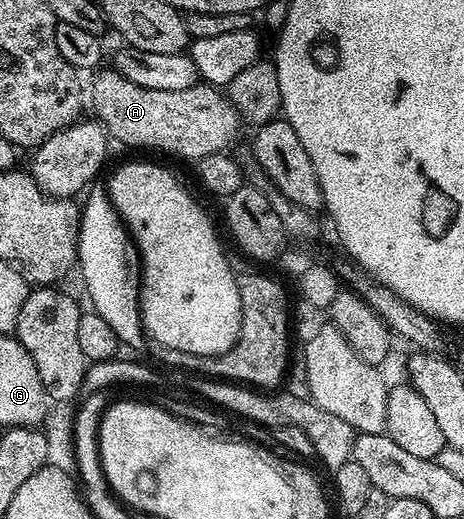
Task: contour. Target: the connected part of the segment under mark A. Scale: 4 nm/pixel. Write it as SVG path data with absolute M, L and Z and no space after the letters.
M104 70L92 83L90 107L96 110L95 118L115 142L117 139L128 147L149 147L152 151L181 155L189 161L219 155L235 145L242 120L223 90L211 85L173 91L146 89L126 81L116 71Z

